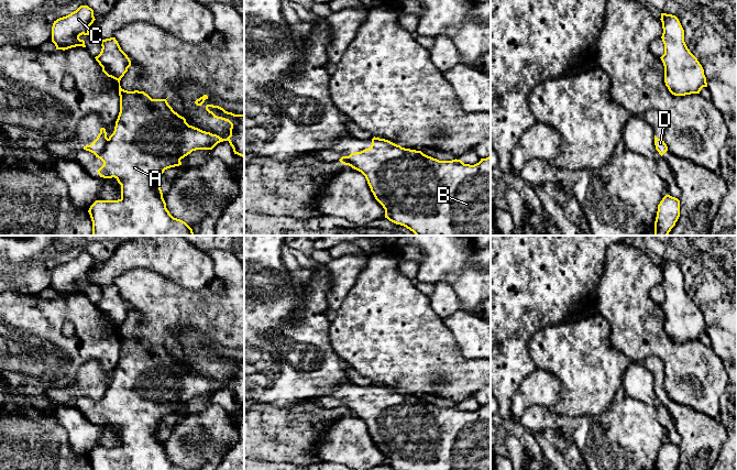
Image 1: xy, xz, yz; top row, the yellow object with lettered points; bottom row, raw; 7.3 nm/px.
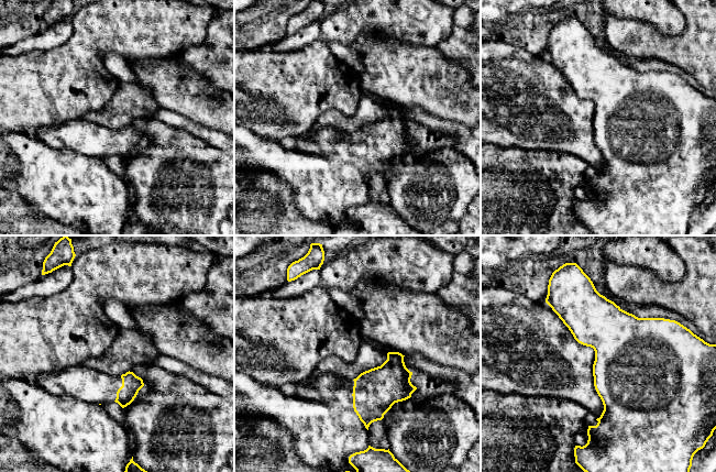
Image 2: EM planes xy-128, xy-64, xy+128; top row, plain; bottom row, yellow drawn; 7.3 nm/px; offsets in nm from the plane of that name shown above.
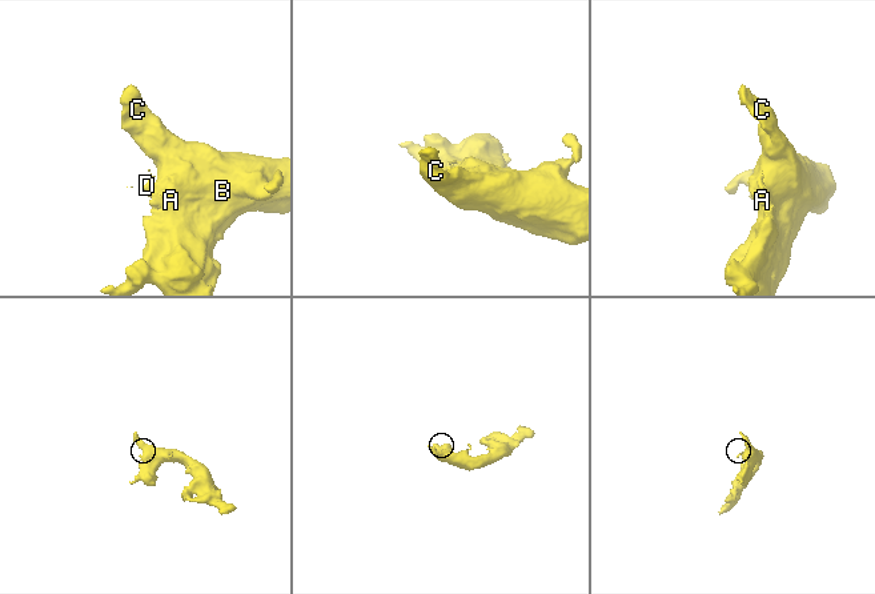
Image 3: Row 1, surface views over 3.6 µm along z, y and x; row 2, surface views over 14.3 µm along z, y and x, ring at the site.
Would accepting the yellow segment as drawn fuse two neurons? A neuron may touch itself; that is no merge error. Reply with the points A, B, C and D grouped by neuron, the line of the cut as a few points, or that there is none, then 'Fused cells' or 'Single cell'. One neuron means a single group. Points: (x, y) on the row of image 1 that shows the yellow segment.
Groups: A B C / D. Split along xy (108, 139), (105, 148), (95, 154). Fused cells

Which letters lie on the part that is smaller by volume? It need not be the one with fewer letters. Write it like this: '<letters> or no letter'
D

